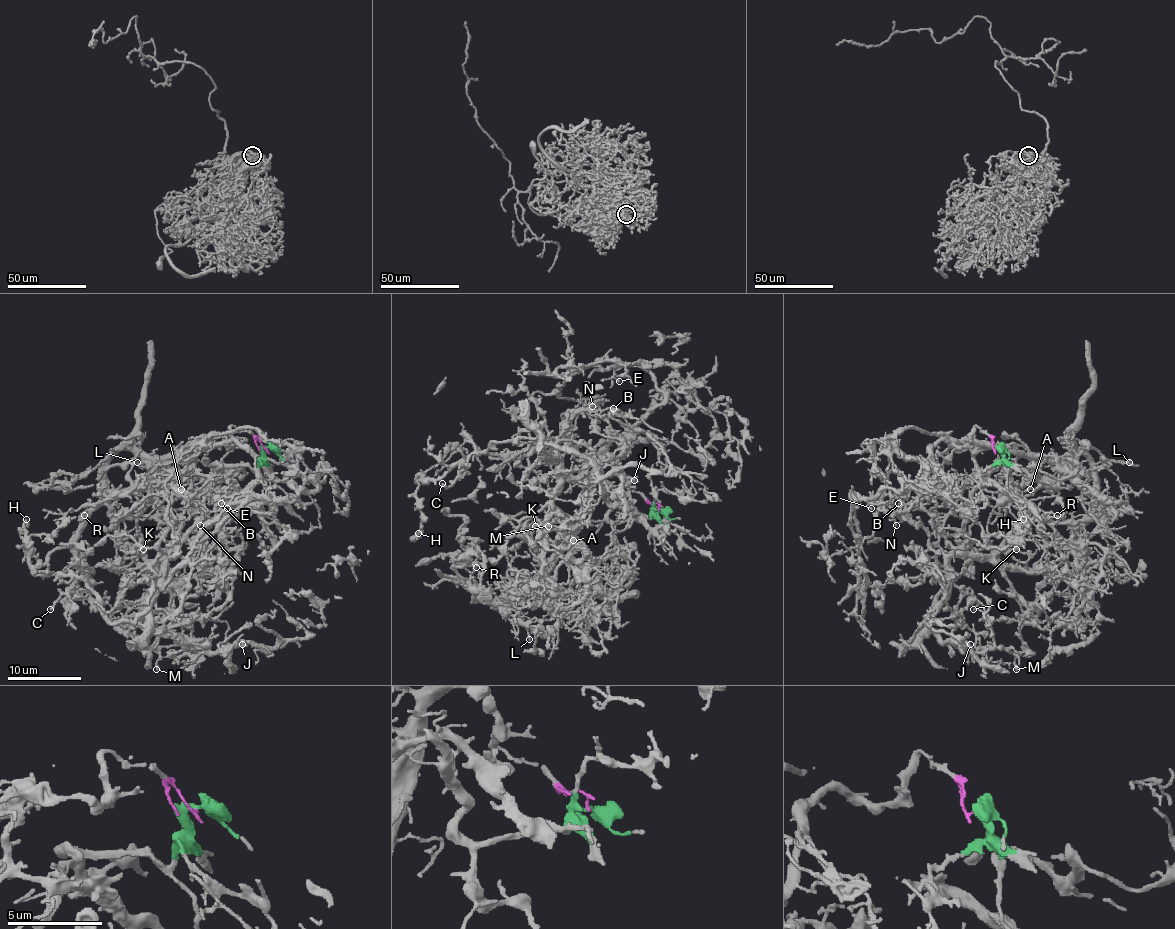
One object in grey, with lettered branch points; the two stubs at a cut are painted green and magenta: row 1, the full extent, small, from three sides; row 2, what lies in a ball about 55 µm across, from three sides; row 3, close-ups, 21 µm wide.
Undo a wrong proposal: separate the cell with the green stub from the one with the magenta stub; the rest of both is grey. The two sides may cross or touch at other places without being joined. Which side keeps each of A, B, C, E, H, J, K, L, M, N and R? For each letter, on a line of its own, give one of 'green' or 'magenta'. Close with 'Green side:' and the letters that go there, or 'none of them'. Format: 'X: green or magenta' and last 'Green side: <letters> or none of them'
A: magenta
B: magenta
C: green
E: magenta
H: green
J: green
K: green
L: magenta
M: green
N: magenta
R: magenta
Green side: C, H, J, K, M

